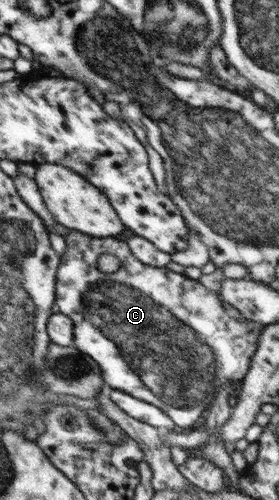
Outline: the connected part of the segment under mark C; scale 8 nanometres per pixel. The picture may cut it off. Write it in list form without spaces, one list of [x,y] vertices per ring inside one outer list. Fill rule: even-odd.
[[[70,229],[65,242],[66,252],[62,254],[56,275],[55,303],[60,313],[72,319],[72,345],[101,366],[107,389],[149,402],[161,408],[176,426],[190,428],[202,418],[202,414],[207,414],[220,386],[233,382],[237,385],[243,380],[255,355],[263,325],[230,317],[219,294],[200,281],[167,267],[158,268],[138,261],[126,241],[116,237],[91,237]],[[103,254],[114,255],[121,262],[119,269],[112,273],[100,271],[97,262]]]

